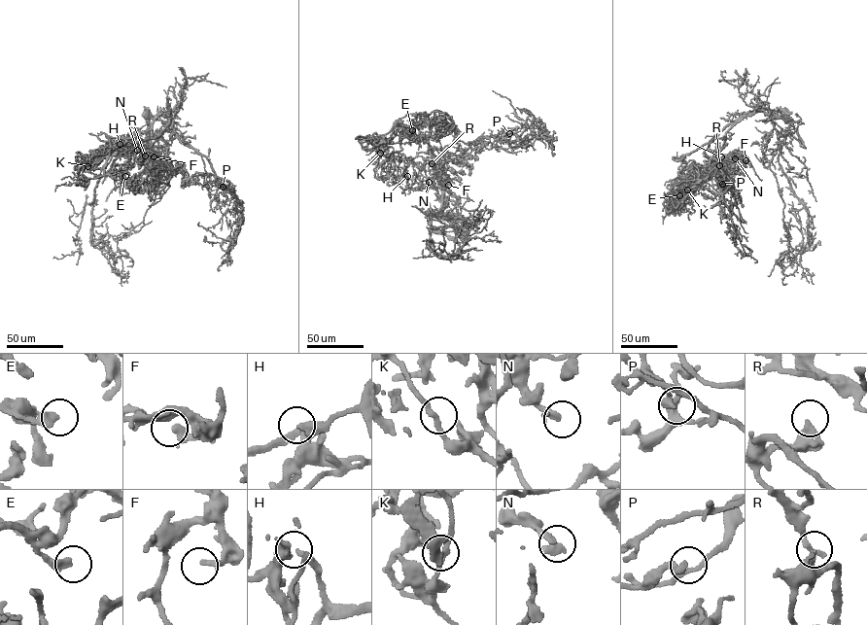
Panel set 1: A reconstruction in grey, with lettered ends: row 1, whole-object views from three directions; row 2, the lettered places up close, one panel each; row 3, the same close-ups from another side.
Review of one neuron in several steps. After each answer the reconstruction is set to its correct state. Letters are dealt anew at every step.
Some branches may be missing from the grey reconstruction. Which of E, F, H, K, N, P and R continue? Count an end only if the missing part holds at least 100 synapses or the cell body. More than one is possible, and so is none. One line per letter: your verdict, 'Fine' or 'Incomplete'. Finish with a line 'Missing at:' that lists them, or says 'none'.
E: Fine
F: Fine
H: Fine
K: Fine
N: Fine
P: Fine
R: Fine
Missing at: none

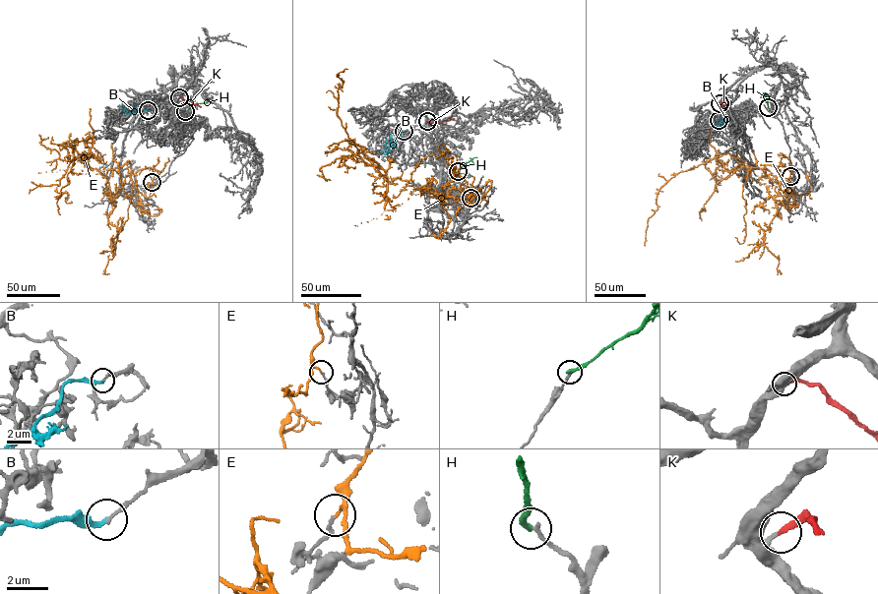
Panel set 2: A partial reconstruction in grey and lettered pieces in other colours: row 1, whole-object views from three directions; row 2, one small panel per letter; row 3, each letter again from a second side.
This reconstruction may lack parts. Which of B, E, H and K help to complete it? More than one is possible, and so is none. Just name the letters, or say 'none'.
K

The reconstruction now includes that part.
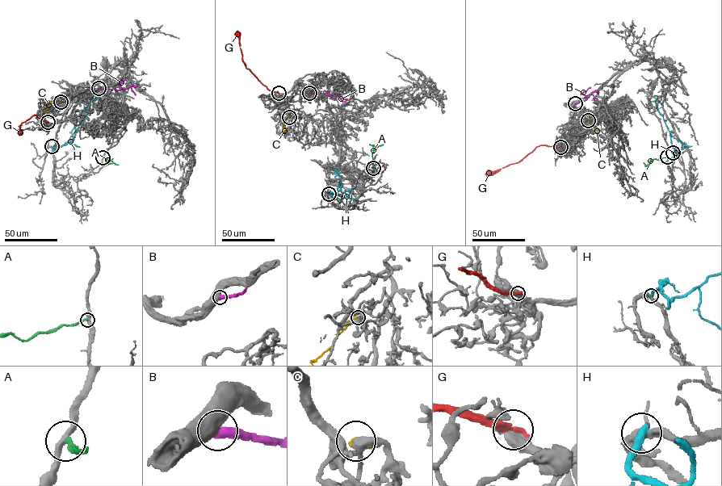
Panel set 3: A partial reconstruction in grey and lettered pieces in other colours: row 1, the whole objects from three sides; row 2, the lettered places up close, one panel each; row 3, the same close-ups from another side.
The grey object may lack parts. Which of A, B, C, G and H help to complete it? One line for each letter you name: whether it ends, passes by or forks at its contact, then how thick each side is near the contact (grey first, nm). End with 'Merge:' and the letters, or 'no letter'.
Merge: no letter

